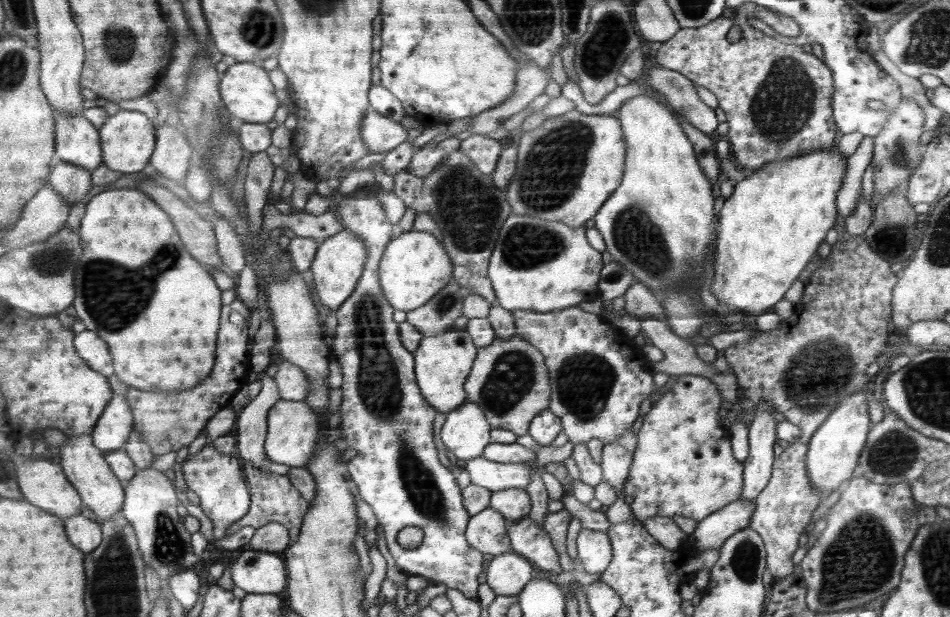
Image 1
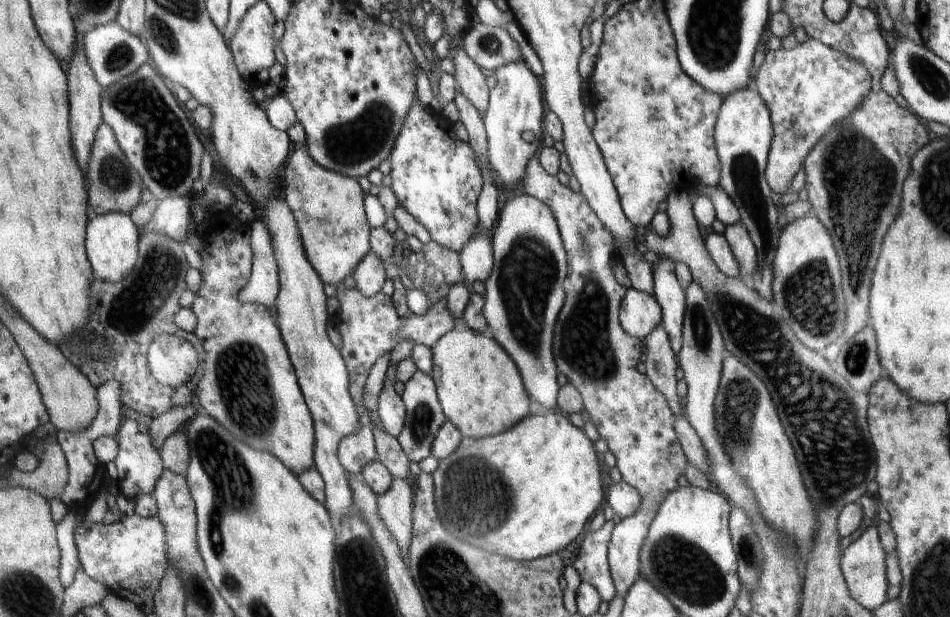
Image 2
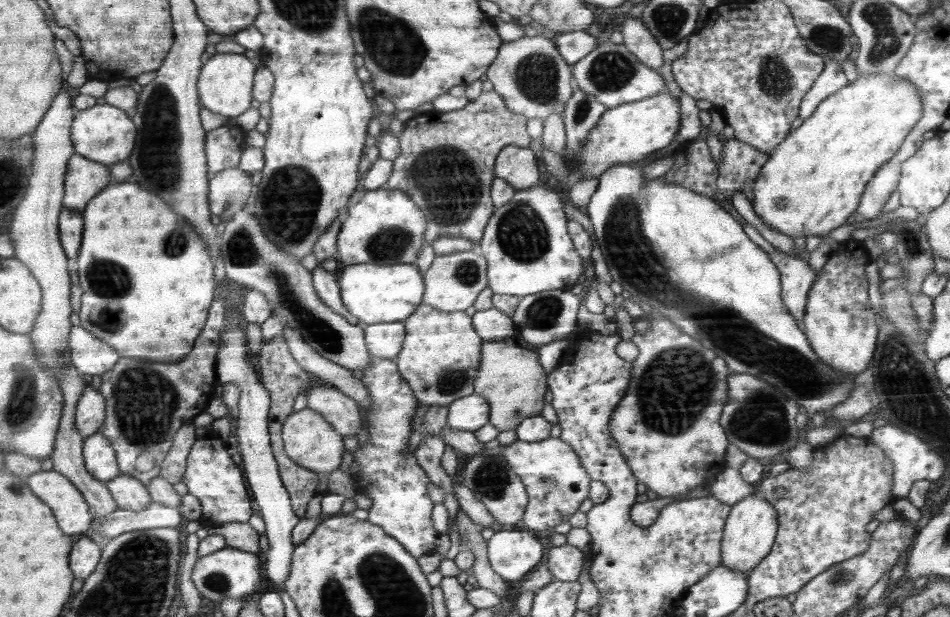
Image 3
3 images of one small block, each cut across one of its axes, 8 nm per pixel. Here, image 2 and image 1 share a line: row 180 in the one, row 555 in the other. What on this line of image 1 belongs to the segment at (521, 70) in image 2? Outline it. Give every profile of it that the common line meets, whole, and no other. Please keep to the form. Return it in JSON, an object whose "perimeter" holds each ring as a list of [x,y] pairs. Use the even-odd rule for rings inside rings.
{"perimeter":[[[510,550],[489,562],[486,584],[496,595],[518,596],[531,583],[532,570],[532,561]]]}

